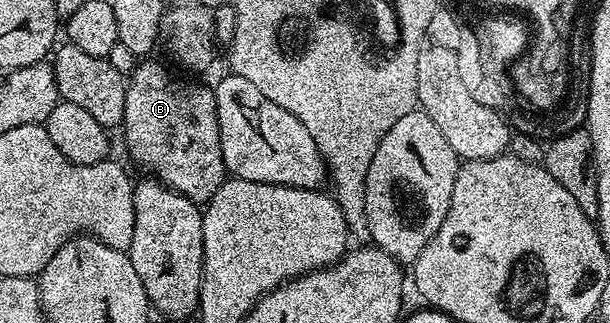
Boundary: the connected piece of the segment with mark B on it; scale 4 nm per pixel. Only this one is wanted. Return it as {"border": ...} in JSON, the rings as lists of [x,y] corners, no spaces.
{"border":[[[140,60],[127,75],[126,112],[124,113],[124,146],[136,166],[145,170],[145,175],[161,182],[175,194],[180,194],[195,204],[207,204],[222,188],[226,180],[222,160],[222,140],[218,128],[218,108],[213,87],[199,86],[196,82],[183,82],[175,78],[160,62]]]}

